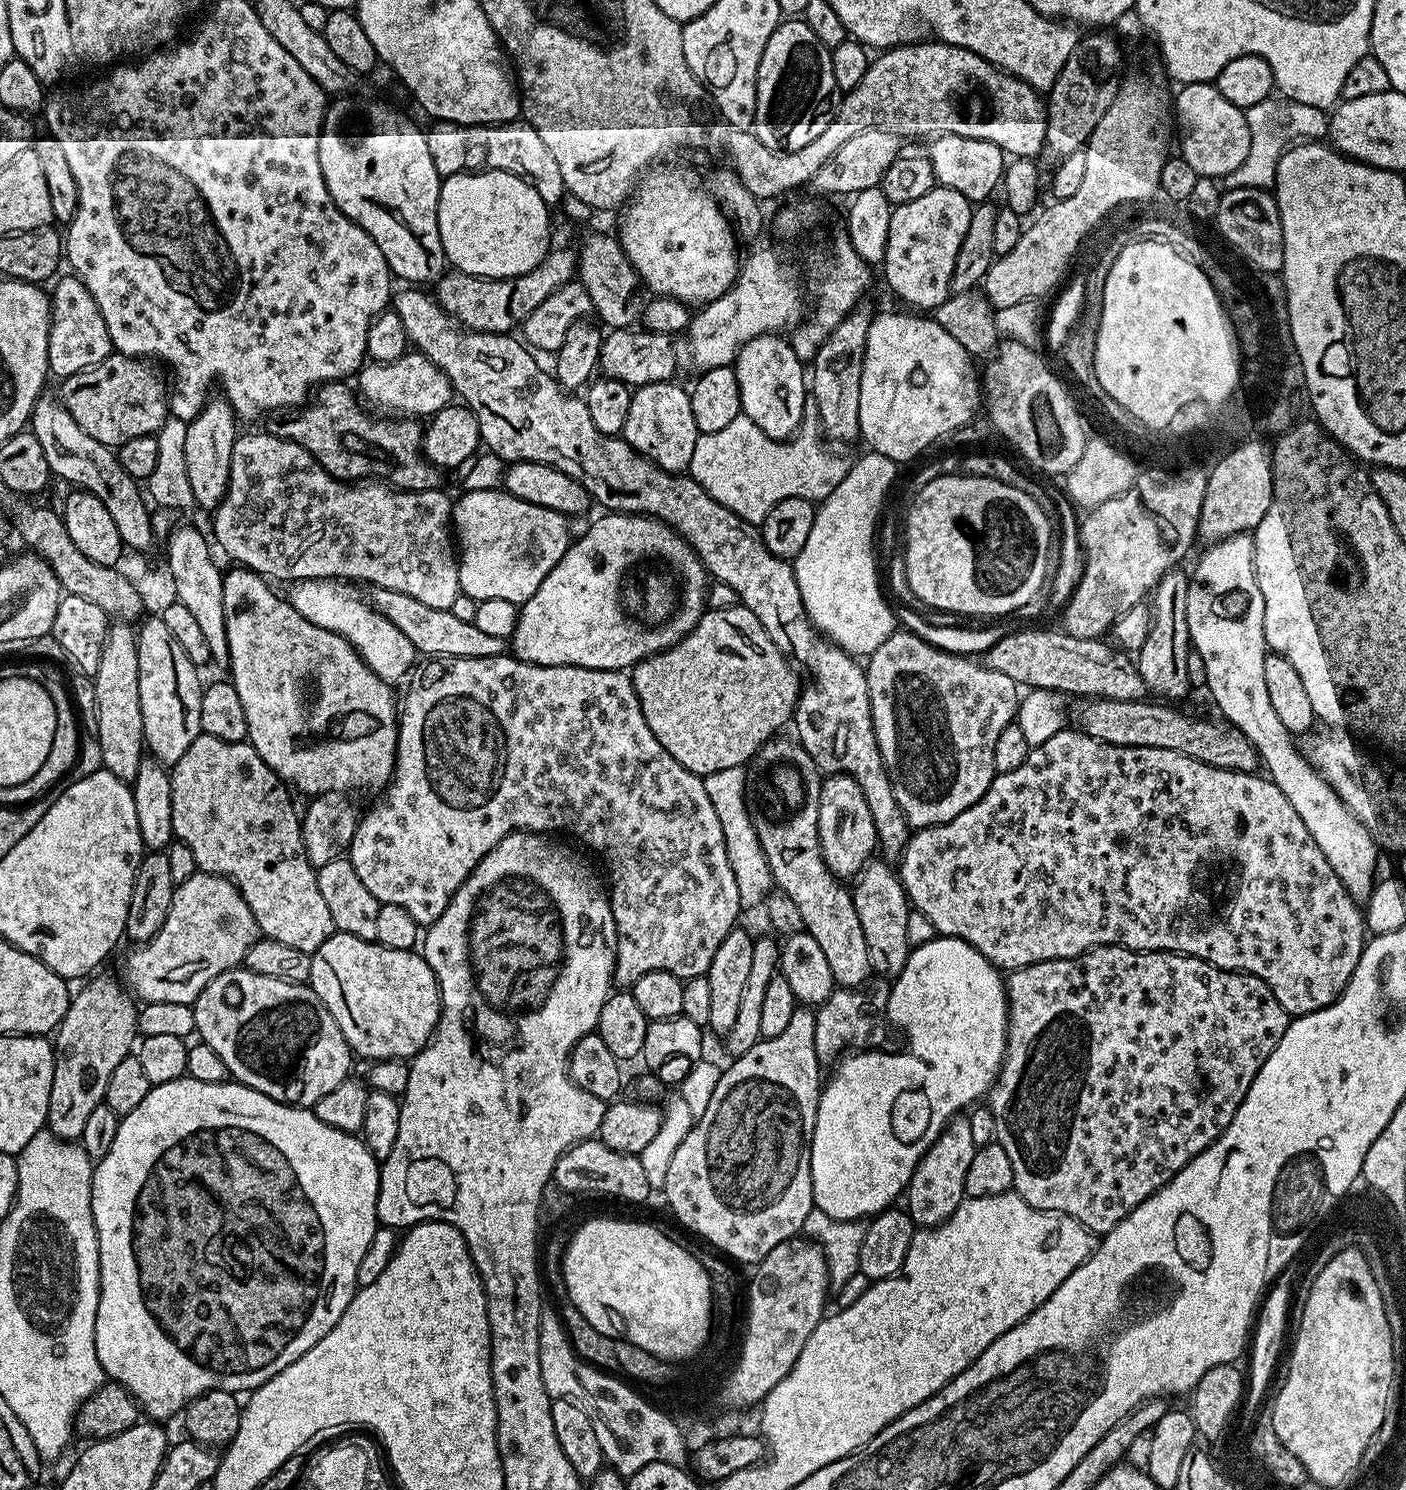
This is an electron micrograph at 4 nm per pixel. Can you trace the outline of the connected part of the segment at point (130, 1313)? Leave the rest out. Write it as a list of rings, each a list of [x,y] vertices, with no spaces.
[[[181,1078],[174,1082],[157,1084],[142,1098],[142,1102],[135,1110],[130,1110],[118,1126],[118,1134],[114,1138],[114,1146],[110,1146],[110,1154],[106,1154],[102,1159],[95,1161],[92,1169],[92,1217],[96,1227],[96,1237],[98,1238],[98,1250],[100,1251],[100,1297],[98,1298],[98,1314],[96,1315],[96,1325],[94,1326],[94,1342],[98,1350],[98,1362],[102,1366],[105,1377],[109,1381],[118,1383],[130,1393],[137,1404],[145,1413],[148,1412],[153,1421],[164,1422],[167,1416],[172,1416],[187,1408],[191,1400],[197,1400],[203,1392],[210,1390],[226,1390],[237,1394],[248,1394],[265,1384],[274,1374],[286,1370],[290,1362],[302,1358],[310,1346],[317,1344],[333,1326],[342,1318],[346,1306],[350,1306],[352,1295],[356,1293],[358,1287],[356,1275],[358,1265],[362,1263],[362,1254],[366,1254],[366,1246],[370,1246],[370,1238],[374,1238],[378,1221],[376,1219],[376,1203],[378,1202],[378,1186],[380,1185],[380,1164],[370,1154],[370,1150],[364,1145],[363,1139],[359,1135],[334,1130],[334,1126],[326,1126],[316,1116],[315,1111],[304,1106],[293,1106],[291,1104],[280,1104],[276,1100],[270,1099],[266,1094],[258,1090],[246,1087],[239,1082],[225,1082],[215,1084],[214,1082],[198,1082]]]

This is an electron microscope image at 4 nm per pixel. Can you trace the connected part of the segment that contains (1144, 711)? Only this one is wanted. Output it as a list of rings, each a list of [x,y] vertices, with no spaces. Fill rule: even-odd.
[[[1088,698],[1076,712],[1079,731],[1114,746],[1157,748],[1186,754],[1198,762],[1231,772],[1255,773],[1258,768],[1256,748],[1238,729],[1223,719],[1203,720],[1200,716],[1187,716],[1166,704],[1155,704],[1151,698],[1142,700],[1105,700]]]

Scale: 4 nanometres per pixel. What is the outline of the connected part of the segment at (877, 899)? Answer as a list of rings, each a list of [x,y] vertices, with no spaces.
[[[873,858],[854,878],[856,885],[850,891],[854,910],[858,910],[858,922],[862,922],[862,934],[866,937],[866,950],[870,950],[870,966],[878,977],[895,978],[902,974],[908,961],[910,945],[906,938],[906,918],[910,911],[908,895],[900,881],[897,869],[884,858]]]

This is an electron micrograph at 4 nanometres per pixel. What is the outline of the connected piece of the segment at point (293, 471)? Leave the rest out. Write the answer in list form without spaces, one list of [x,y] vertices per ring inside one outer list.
[[[240,434],[240,435],[237,435],[237,438],[236,438],[236,441],[235,441],[235,442],[234,442],[234,454],[230,454],[230,482],[229,482],[229,483],[228,483],[228,489],[227,489],[227,490],[226,490],[226,494],[225,494],[225,495],[224,495],[224,497],[223,497],[223,498],[222,498],[222,502],[221,502],[221,503],[220,503],[220,505],[218,505],[218,506],[217,506],[217,507],[216,507],[216,509],[215,509],[215,510],[214,510],[214,516],[216,516],[216,521],[214,521],[214,522],[213,522],[213,524],[212,524],[212,528],[213,528],[213,530],[214,530],[214,531],[216,531],[216,540],[217,540],[217,541],[216,541],[216,540],[215,540],[215,543],[216,543],[216,544],[217,544],[217,545],[218,545],[218,548],[219,548],[219,544],[218,544],[218,543],[220,543],[220,548],[221,548],[221,550],[222,550],[222,551],[224,551],[224,552],[225,552],[225,554],[226,554],[226,555],[228,555],[228,556],[229,556],[229,558],[230,558],[230,559],[232,559],[232,562],[235,562],[235,563],[236,563],[236,564],[237,564],[237,565],[240,565],[240,566],[243,566],[243,567],[246,567],[246,568],[250,568],[250,569],[252,569],[252,571],[253,571],[253,572],[259,572],[259,573],[260,573],[260,575],[261,575],[261,576],[263,576],[263,577],[265,577],[265,578],[271,578],[271,579],[272,579],[272,580],[273,580],[273,581],[276,581],[276,580],[292,580],[292,581],[291,581],[291,582],[303,582],[303,581],[306,581],[306,580],[322,580],[322,581],[325,581],[325,582],[328,582],[328,581],[331,581],[331,580],[332,580],[332,579],[333,579],[333,578],[336,578],[336,577],[332,577],[332,576],[341,576],[341,578],[342,578],[342,579],[344,579],[344,580],[365,580],[365,582],[366,582],[366,583],[365,583],[365,585],[368,585],[368,586],[375,586],[375,587],[377,587],[377,588],[385,588],[385,589],[386,589],[386,590],[398,590],[398,594],[410,594],[410,598],[418,598],[418,602],[426,602],[426,606],[434,606],[434,607],[435,607],[435,608],[446,608],[446,609],[449,609],[449,610],[452,610],[452,609],[455,609],[455,608],[456,608],[456,607],[457,607],[457,606],[456,606],[456,605],[455,605],[455,604],[456,604],[456,599],[458,599],[458,598],[459,598],[459,599],[461,599],[461,596],[462,596],[462,593],[461,593],[461,590],[460,590],[460,579],[459,579],[459,578],[458,578],[458,570],[459,570],[459,569],[460,569],[460,561],[459,561],[459,559],[458,559],[458,548],[457,548],[457,545],[456,545],[456,544],[455,544],[455,543],[454,543],[454,529],[453,529],[453,526],[452,526],[452,505],[453,505],[453,503],[454,503],[454,500],[453,500],[453,497],[451,497],[451,498],[450,498],[450,497],[448,497],[448,496],[447,496],[447,494],[446,494],[446,493],[444,493],[444,490],[441,490],[441,489],[440,489],[440,488],[431,488],[431,489],[430,489],[430,490],[422,490],[422,491],[421,491],[421,492],[405,492],[405,491],[403,491],[403,490],[397,490],[397,489],[395,489],[395,488],[393,488],[393,487],[391,487],[391,486],[389,486],[389,485],[387,485],[387,484],[385,484],[385,483],[383,483],[383,482],[345,482],[345,481],[343,481],[343,480],[335,480],[335,478],[334,478],[334,477],[332,477],[332,475],[331,475],[331,474],[330,474],[330,473],[329,473],[329,472],[328,472],[328,471],[326,471],[326,470],[325,470],[325,468],[323,468],[323,466],[321,466],[321,464],[319,464],[319,462],[318,462],[318,461],[317,461],[317,460],[316,460],[316,459],[315,459],[315,458],[314,458],[314,457],[313,457],[313,456],[311,456],[311,454],[309,454],[309,452],[307,452],[307,450],[305,450],[305,448],[303,448],[303,447],[302,447],[302,446],[298,446],[298,445],[297,445],[297,444],[295,444],[295,443],[294,443],[294,442],[290,442],[290,441],[289,441],[289,440],[283,440],[283,439],[282,439],[282,438],[278,438],[278,437],[277,437],[277,436],[269,436],[269,435],[267,435],[267,434],[259,434],[259,435],[260,435],[260,436],[244,436],[244,434]]]

